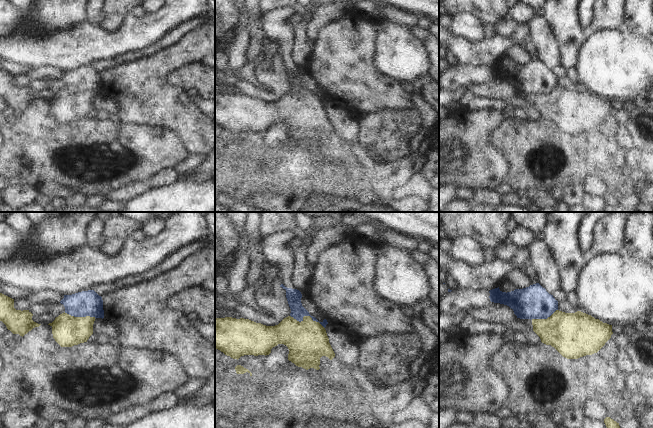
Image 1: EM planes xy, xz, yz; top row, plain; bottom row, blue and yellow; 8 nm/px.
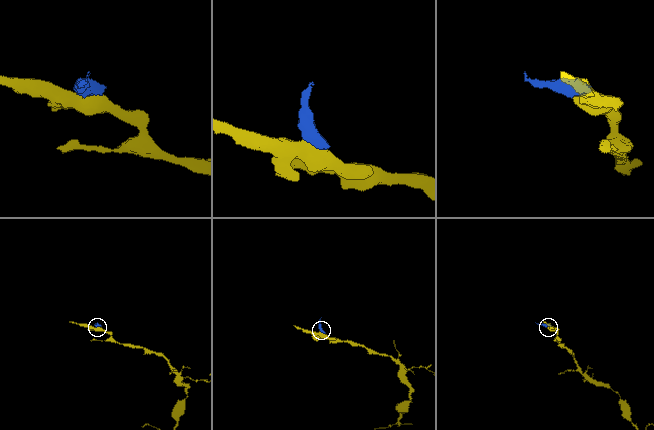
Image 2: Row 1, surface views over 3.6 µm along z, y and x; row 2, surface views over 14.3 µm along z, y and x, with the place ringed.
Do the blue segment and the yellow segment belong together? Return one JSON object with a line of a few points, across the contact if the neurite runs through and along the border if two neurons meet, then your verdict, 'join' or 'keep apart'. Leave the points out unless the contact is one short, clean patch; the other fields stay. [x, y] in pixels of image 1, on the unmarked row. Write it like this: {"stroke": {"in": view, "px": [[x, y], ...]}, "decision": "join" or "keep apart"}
{"stroke": {"in": "xz", "px": [[290, 91], [299, 97], [304, 92], [309, 92], [324, 104]]}, "decision": "keep apart"}

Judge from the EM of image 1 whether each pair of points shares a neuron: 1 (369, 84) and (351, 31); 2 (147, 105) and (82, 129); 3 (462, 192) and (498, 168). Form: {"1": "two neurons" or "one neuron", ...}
{"1": "one neuron", "2": "two neurons", "3": "two neurons"}

